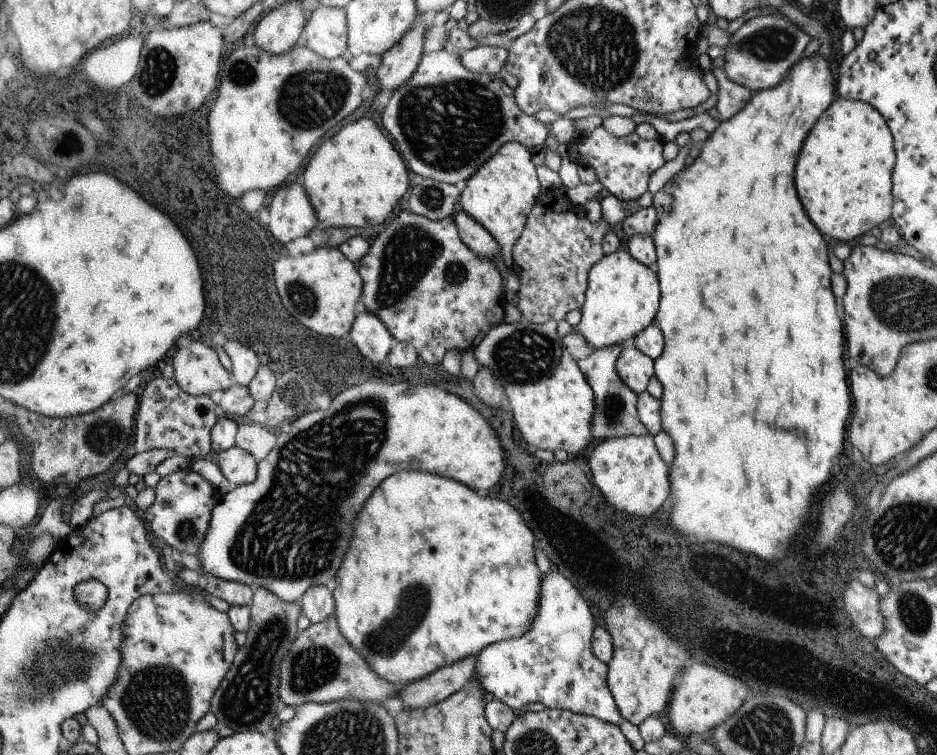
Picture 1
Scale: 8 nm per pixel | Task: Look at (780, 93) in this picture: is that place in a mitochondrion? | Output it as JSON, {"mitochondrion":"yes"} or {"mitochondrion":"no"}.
{"mitochondrion":"no"}

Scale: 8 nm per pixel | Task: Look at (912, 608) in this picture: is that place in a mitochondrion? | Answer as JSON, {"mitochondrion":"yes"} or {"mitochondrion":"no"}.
{"mitochondrion":"yes"}

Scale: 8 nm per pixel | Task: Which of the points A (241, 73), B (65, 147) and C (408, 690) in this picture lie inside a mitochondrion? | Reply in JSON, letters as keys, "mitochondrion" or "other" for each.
{"A":"mitochondrion","B":"other","C":"other"}

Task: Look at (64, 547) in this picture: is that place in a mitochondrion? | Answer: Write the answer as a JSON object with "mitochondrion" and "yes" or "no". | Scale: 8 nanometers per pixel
{"mitochondrion":"no"}

